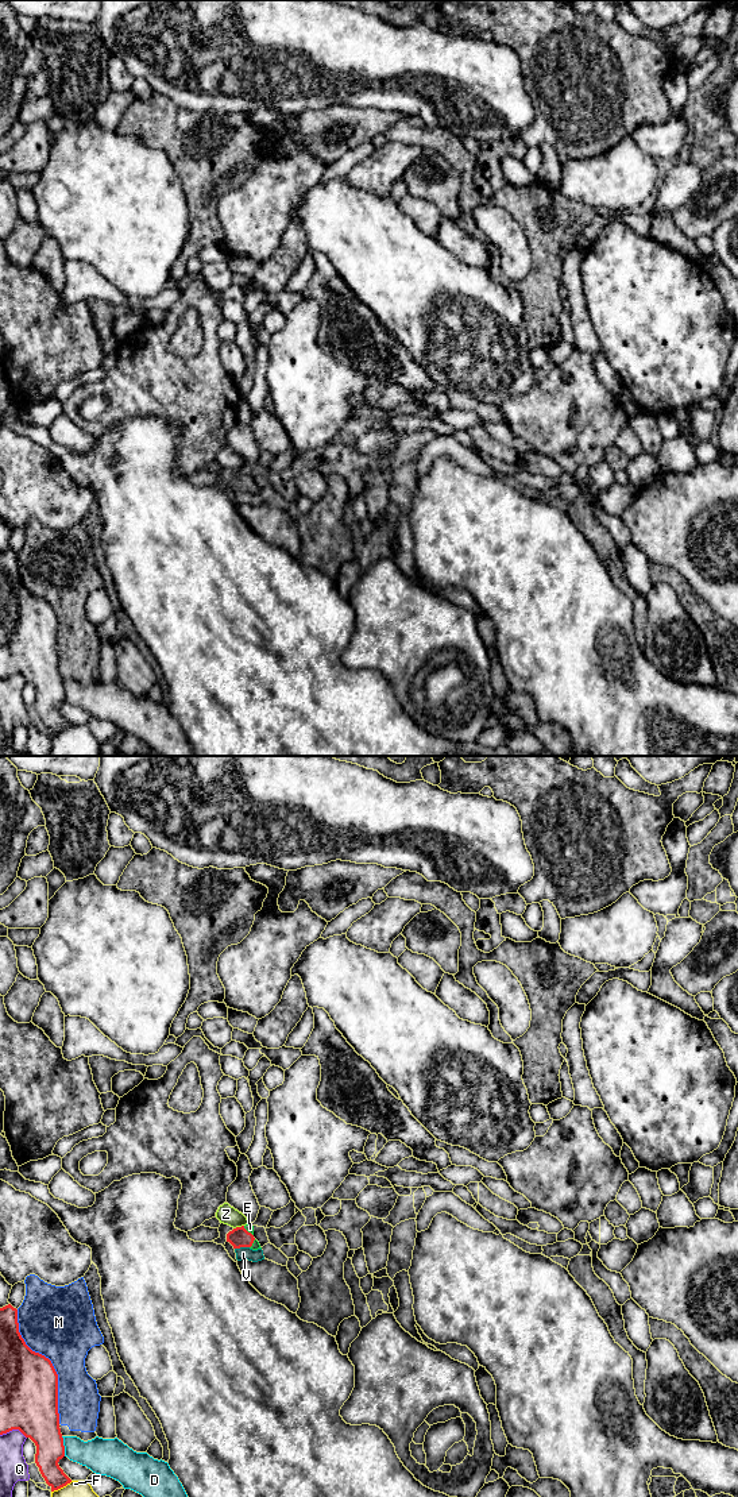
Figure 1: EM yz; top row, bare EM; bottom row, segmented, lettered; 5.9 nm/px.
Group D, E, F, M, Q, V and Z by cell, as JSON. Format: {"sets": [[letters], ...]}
{"sets": [["D"], ["E"], ["F"], ["M"], ["Q"], ["V"], ["Z"]]}

